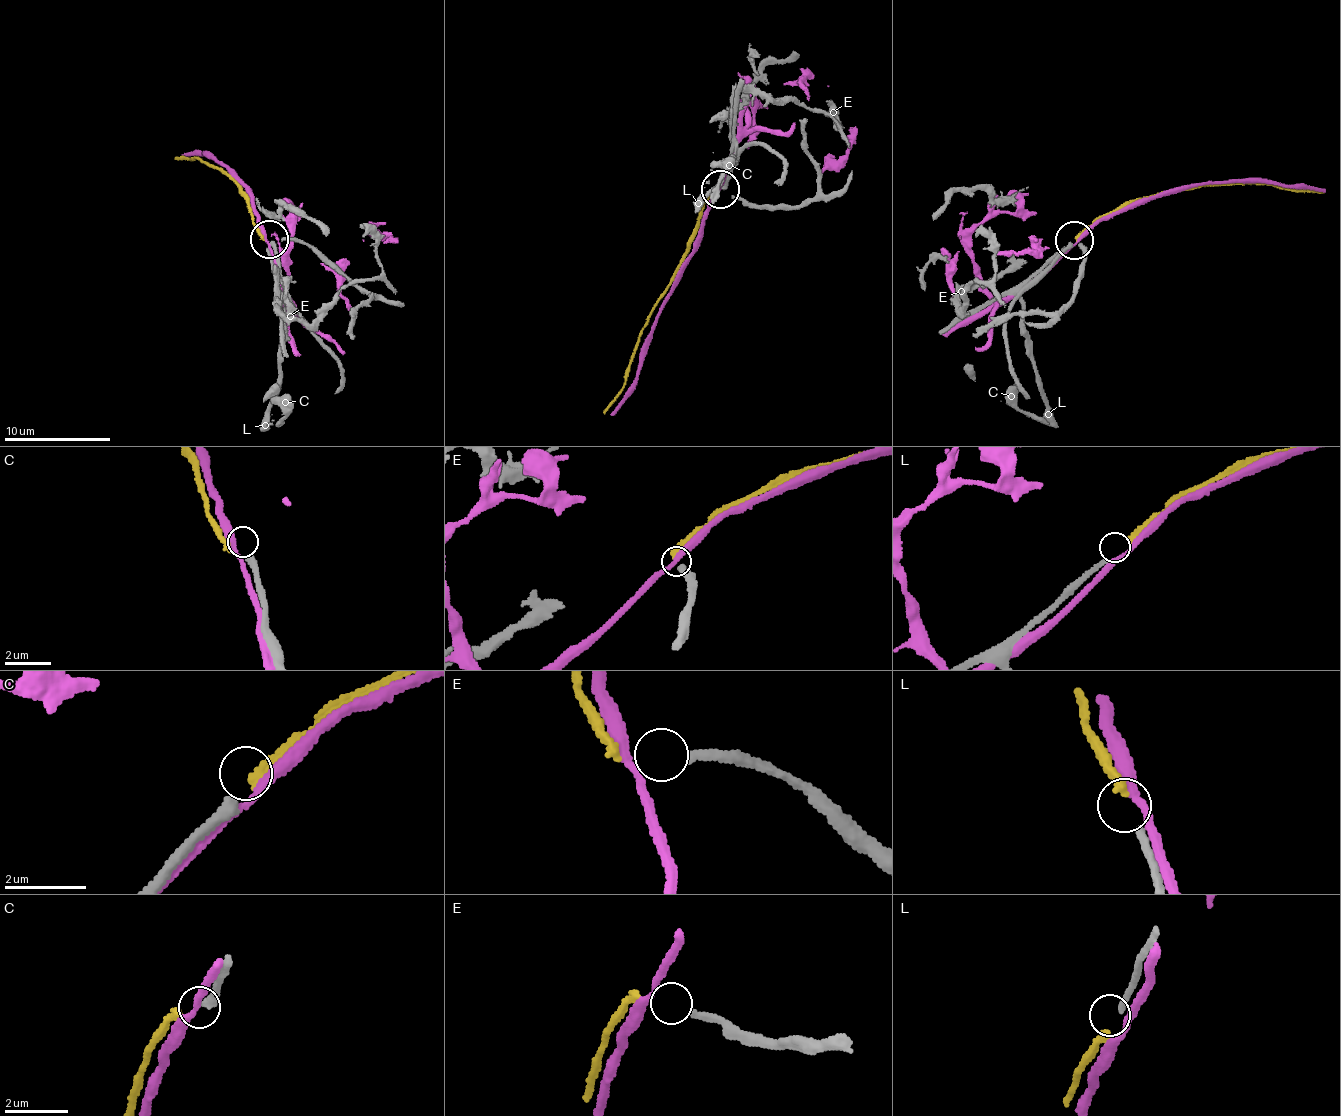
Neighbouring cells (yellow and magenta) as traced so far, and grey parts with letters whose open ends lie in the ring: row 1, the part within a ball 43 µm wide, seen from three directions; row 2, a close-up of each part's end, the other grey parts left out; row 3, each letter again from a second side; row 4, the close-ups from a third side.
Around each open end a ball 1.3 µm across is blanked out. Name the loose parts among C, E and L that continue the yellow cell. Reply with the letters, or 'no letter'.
L

